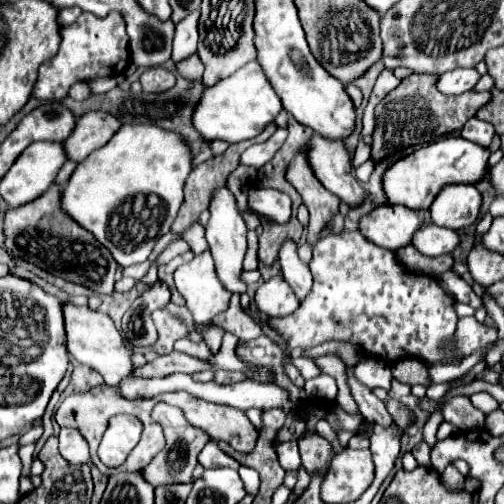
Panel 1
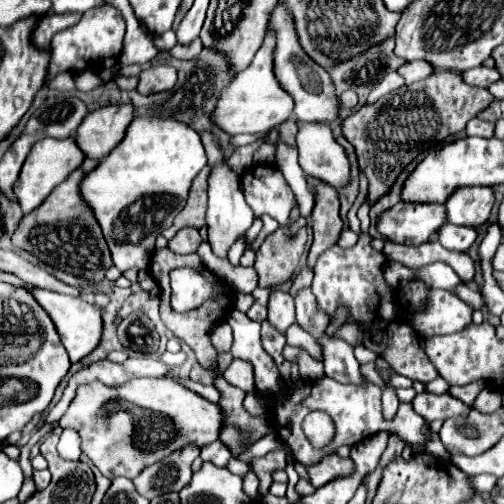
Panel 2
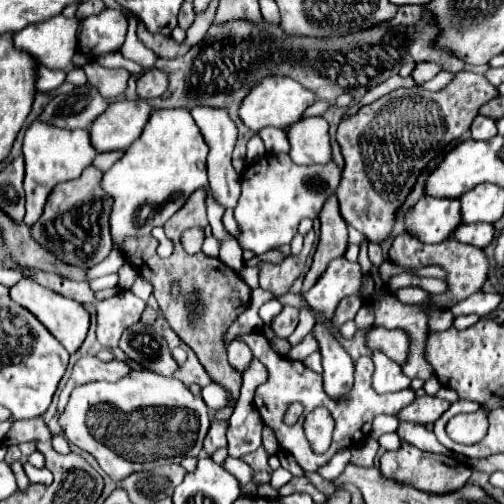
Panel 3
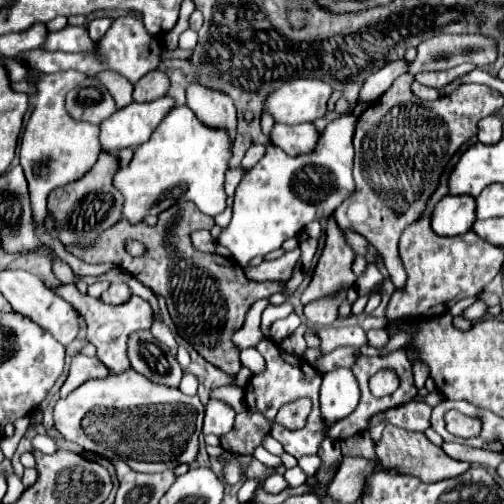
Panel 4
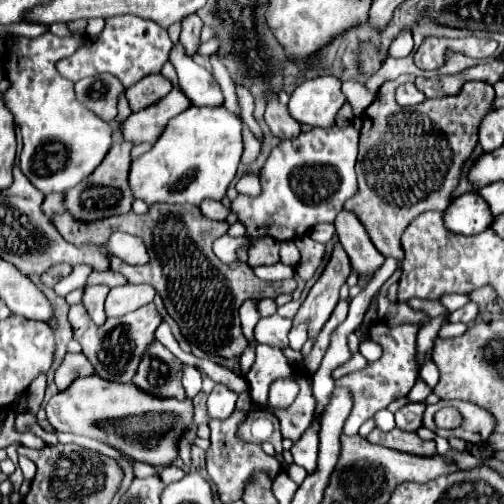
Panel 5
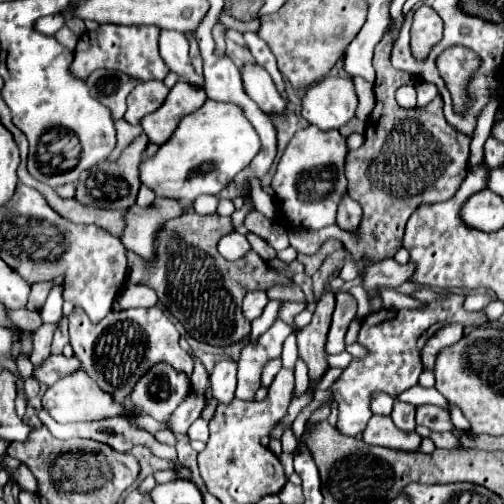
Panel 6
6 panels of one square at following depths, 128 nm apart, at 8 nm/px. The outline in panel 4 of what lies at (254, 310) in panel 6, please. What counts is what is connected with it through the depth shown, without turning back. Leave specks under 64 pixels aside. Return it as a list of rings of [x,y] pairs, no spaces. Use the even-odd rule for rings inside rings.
[[[252,346],[252,348],[244,348],[240,352],[240,360],[244,366],[248,366],[252,370],[252,374],[256,372],[262,372],[264,370],[264,358],[260,356],[260,352]]]

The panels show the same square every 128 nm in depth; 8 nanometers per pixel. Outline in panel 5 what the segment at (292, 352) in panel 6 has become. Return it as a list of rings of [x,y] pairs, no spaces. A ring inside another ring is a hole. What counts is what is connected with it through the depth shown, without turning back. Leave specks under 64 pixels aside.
[[[300,324],[300,326],[296,326],[296,328],[292,328],[290,330],[290,348],[292,350],[300,350],[302,348],[302,344],[306,342],[306,324]]]

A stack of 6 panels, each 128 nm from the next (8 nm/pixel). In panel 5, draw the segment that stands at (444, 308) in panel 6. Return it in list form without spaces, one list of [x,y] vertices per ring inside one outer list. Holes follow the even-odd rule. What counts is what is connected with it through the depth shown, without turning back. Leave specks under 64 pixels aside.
[[[376,322],[370,328],[370,340],[378,342],[382,346],[382,356],[380,360],[368,364],[366,370],[351,372],[337,380],[337,386],[350,387],[353,396],[353,408],[348,416],[343,433],[348,436],[358,434],[358,428],[374,416],[376,410],[386,408],[390,402],[408,396],[412,390],[416,378],[418,378],[418,362],[416,362],[416,334],[422,324],[398,324],[398,326],[388,326],[384,322]]]

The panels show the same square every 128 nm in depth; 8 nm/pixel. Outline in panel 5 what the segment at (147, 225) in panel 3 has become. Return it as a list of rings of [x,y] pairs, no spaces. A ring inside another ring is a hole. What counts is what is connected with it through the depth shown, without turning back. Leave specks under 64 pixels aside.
[[[190,106],[176,118],[172,118],[152,146],[150,152],[142,154],[132,162],[130,188],[134,198],[142,198],[146,204],[168,202],[168,204],[194,204],[198,206],[204,198],[222,200],[230,182],[236,176],[242,156],[242,122],[240,118],[220,108],[198,108]]]

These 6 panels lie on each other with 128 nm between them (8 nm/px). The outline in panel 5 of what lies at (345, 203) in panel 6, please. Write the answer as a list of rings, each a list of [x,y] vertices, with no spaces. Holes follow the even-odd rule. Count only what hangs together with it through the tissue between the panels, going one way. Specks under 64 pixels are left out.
[[[342,210],[338,214],[336,232],[338,232],[340,244],[344,246],[350,258],[354,272],[358,274],[358,286],[360,290],[364,290],[368,286],[368,280],[374,276],[374,272],[384,264],[384,256],[376,252],[374,244],[370,242],[364,226],[360,224],[354,212]]]

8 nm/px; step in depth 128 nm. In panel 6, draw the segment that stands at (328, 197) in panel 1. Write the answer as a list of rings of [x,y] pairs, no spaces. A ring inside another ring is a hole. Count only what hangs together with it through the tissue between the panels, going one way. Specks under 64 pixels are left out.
[[[324,292],[322,298],[318,300],[312,322],[306,328],[300,328],[296,334],[298,336],[298,354],[308,366],[308,376],[310,376],[308,392],[314,390],[316,382],[328,370],[328,352],[326,352],[324,344],[326,344],[332,312],[334,312],[334,294]]]

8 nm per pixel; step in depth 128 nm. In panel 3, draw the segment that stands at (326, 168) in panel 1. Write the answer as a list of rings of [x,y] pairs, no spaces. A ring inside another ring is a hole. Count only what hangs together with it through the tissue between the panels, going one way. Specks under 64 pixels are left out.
[[[322,116],[302,118],[286,130],[290,142],[290,158],[296,164],[326,164],[332,160],[328,122]]]

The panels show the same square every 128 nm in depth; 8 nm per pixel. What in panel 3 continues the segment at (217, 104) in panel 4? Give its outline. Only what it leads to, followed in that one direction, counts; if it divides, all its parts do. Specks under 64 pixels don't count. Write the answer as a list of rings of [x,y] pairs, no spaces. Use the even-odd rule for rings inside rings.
[[[192,108],[192,118],[196,122],[196,126],[200,128],[204,140],[210,146],[210,154],[208,154],[208,180],[210,180],[210,188],[214,198],[226,206],[226,208],[234,208],[238,198],[240,198],[240,176],[238,172],[232,168],[232,150],[238,138],[238,128],[232,122],[230,114],[226,108]]]

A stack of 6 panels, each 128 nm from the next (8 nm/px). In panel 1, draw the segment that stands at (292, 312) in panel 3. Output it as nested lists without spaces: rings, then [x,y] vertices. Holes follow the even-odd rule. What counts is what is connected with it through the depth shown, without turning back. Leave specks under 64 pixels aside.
[[[272,276],[256,290],[256,304],[260,312],[264,312],[270,318],[284,318],[300,306],[292,288],[288,286],[288,282],[282,280],[282,276]]]

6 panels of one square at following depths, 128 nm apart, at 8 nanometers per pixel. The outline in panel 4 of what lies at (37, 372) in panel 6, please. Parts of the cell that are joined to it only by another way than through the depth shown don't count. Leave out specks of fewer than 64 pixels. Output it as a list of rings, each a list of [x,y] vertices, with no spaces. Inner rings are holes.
[[[76,354],[70,362],[70,372],[66,382],[60,388],[60,396],[66,398],[72,390],[76,390],[80,384],[84,384],[90,378],[106,378],[110,372],[104,364],[100,364],[98,358],[88,358],[82,354]]]

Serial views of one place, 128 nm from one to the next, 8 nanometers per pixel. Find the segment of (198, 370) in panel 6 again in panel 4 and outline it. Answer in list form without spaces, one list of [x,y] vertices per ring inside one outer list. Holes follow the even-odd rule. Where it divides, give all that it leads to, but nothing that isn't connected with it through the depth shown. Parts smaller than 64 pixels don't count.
[[[153,320],[151,326],[151,333],[158,340],[158,342],[162,342],[164,346],[168,346],[169,349],[174,350],[177,348],[178,344],[175,340],[175,335],[168,328],[168,326],[164,322],[156,322],[157,320]],[[184,374],[182,382],[180,382],[180,390],[186,395],[196,395],[196,388],[198,388],[198,380],[192,374]]]

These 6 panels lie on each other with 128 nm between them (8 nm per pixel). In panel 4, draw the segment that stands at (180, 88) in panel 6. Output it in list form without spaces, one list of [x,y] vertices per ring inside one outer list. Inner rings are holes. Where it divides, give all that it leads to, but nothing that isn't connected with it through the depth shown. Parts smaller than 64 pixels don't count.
[[[170,96],[158,98],[154,102],[138,104],[118,110],[114,116],[100,124],[100,142],[104,150],[118,152],[122,148],[138,148],[144,144],[162,118],[174,108],[176,100]]]

